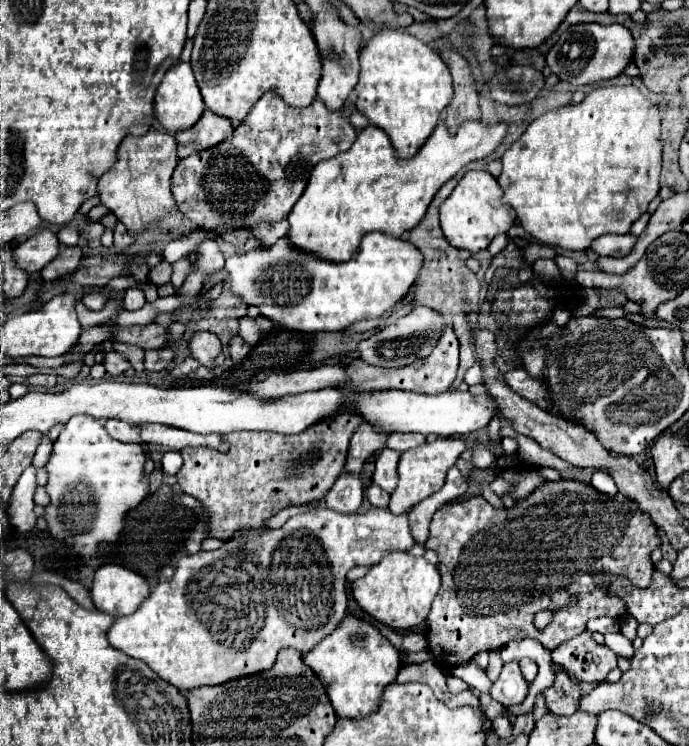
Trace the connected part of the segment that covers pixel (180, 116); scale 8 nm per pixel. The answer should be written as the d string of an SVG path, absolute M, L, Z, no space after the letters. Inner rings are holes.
M180 62L166 72L154 98L154 110L158 122L170 134L188 130L200 120L206 106L188 62Z

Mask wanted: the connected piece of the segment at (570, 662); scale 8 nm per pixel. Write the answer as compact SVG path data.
M584 632L564 642L552 652L552 662L564 666L578 682L604 682L608 672L616 668L618 656L592 640L590 632Z

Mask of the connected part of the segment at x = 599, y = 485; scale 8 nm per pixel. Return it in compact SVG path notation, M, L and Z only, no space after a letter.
M596 470L596 472L594 472L594 476L592 476L592 486L594 486L596 490L602 490L602 494L608 494L608 496L612 496L612 494L618 492L612 476L610 476L608 472L602 472L602 470Z

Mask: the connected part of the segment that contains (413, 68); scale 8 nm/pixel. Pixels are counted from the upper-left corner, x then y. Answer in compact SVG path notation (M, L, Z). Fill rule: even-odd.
M382 28L360 52L360 68L360 80L354 88L358 112L388 134L400 158L412 158L452 102L448 66L428 44L406 34L404 28Z

